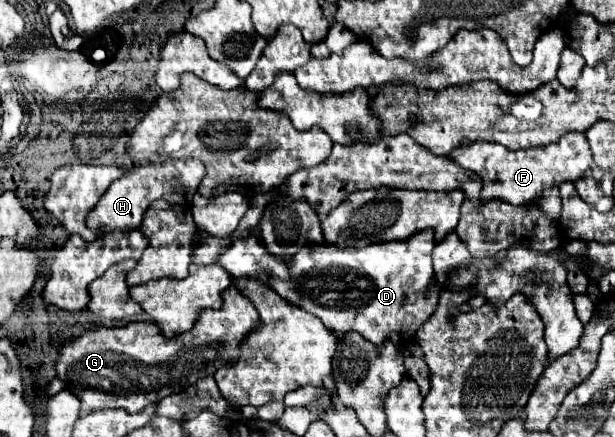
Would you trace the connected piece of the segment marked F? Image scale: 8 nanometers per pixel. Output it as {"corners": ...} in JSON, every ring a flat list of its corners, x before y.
{"corners":[[569,136,547,146,537,146,517,152,495,142,473,142,473,146,453,150,451,158,463,168,469,168,483,178,483,190,481,190,483,202,499,198,509,204,529,204,535,202,535,198,541,198,541,192,547,190,549,186,557,186,565,180,577,182,579,176,589,170,585,140]]}

